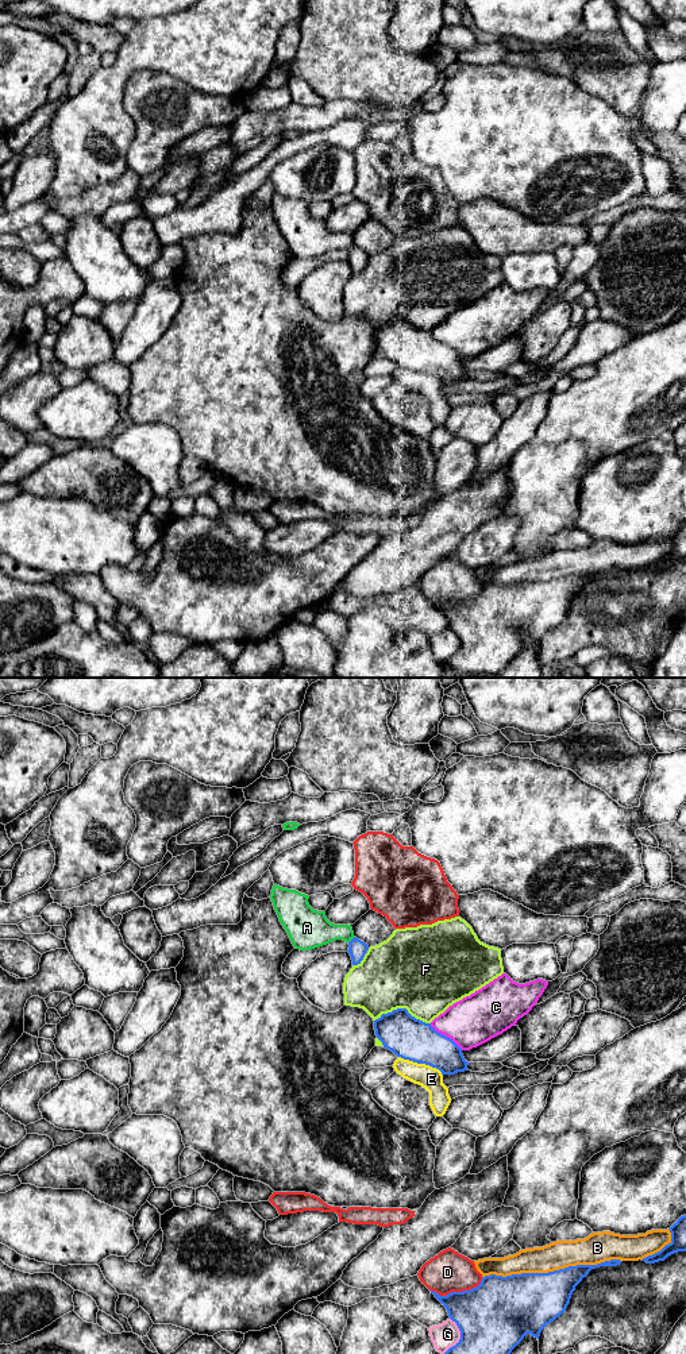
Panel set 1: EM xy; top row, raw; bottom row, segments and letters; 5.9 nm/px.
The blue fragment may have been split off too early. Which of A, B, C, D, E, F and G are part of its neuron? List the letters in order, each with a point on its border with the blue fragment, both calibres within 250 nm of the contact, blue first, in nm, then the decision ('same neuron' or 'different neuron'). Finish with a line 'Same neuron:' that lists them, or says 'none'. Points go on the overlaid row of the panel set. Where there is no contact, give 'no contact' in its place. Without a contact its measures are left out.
A: xy (351, 940) | 110/220 nm | same neuron
B: xy (551, 1272) | 360/170 nm | different neuron
C: xy (444, 1036) | 260/300 nm | different neuron
D: xy (458, 1292) | 400/240 nm | different neuron
E: xy (421, 1063) | 260/140 nm | different neuron
F: xy (403, 1009) | 260/480 nm | different neuron
G: xy (461, 1337) | 420/150 nm | different neuron
Same neuron: A

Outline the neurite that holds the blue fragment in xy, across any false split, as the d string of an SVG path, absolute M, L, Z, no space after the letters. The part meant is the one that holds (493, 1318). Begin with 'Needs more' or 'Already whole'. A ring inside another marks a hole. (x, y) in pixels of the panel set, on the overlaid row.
Already whole. M610 1260L597 1265L577 1265L548 1273L521 1273L506 1277L490 1274L482 1277L481 1284L470 1291L451 1292L447 1296L431 1291L446 1307L450 1319L456 1323L460 1331L459 1342L444 1354L510 1354L527 1334L539 1339L542 1330L566 1311L575 1287L591 1269L617 1266L621 1262L620 1260Z

